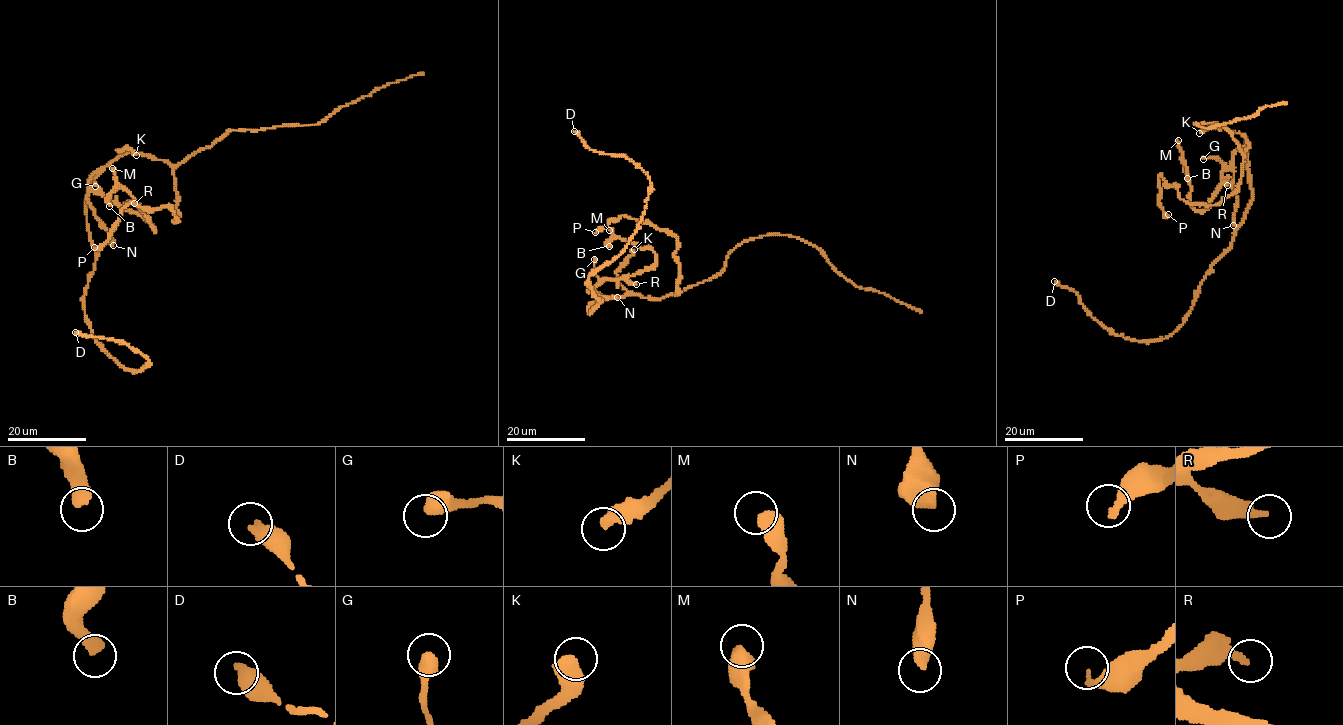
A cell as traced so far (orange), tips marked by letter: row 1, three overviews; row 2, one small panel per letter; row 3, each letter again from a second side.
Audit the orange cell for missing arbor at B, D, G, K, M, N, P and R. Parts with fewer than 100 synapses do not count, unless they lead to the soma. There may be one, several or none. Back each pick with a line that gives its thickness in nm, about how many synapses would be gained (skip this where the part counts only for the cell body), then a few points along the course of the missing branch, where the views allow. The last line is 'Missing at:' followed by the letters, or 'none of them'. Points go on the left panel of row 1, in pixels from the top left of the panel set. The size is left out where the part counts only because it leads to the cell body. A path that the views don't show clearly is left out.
Missing at: none of them

